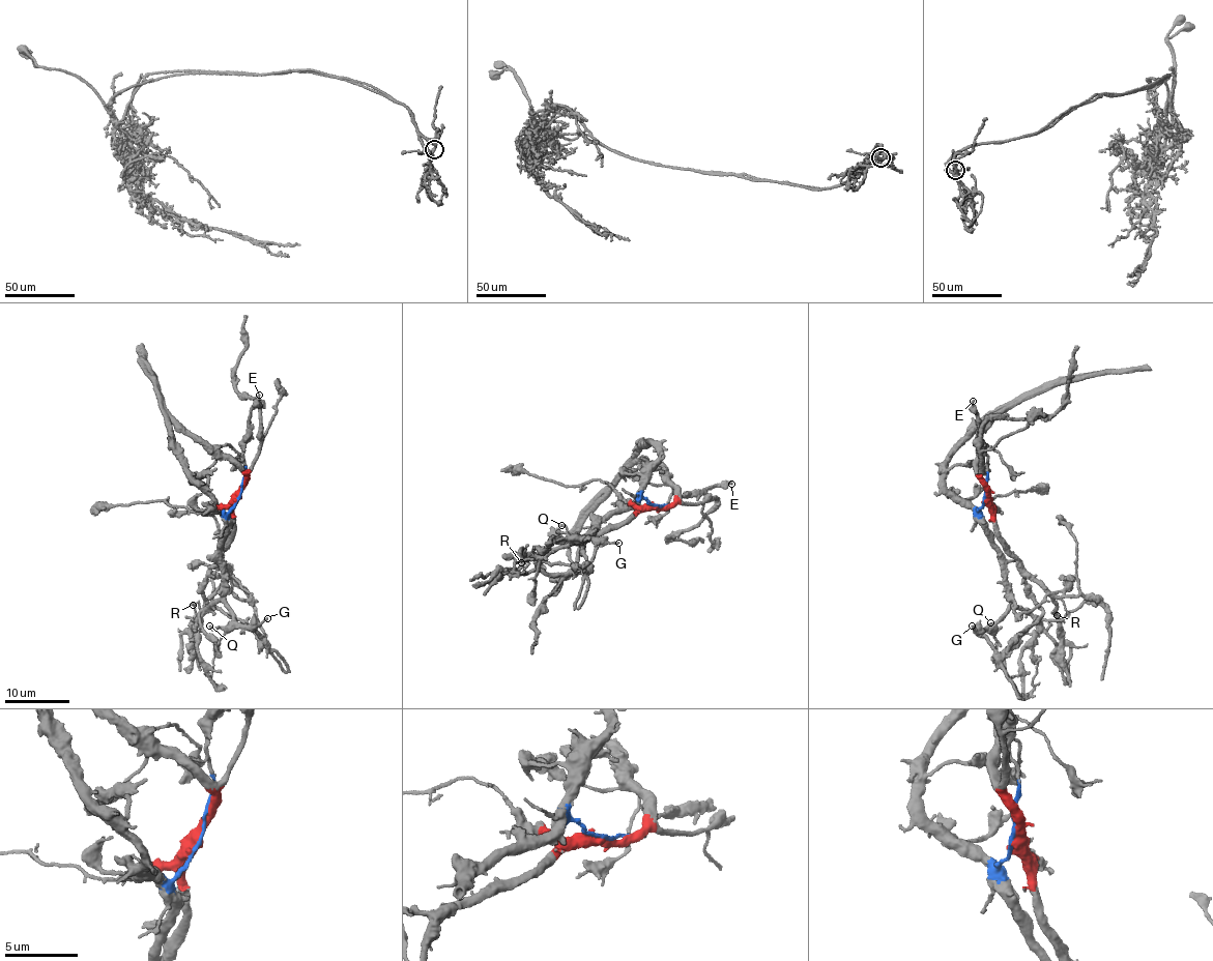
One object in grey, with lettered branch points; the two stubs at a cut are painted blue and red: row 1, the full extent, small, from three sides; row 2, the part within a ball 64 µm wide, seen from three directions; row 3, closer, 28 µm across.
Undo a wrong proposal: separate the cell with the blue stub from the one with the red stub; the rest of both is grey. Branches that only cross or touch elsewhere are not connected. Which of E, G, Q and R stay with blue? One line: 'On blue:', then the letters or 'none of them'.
On blue: E, G, Q

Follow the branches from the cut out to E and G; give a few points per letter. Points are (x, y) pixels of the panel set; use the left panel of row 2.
E: (239, 494), (244, 471), (243, 437), (251, 407), (259, 395)
G: (239, 494), (229, 511), (221, 555), (224, 599), (236, 622), (258, 627), (267, 618)

